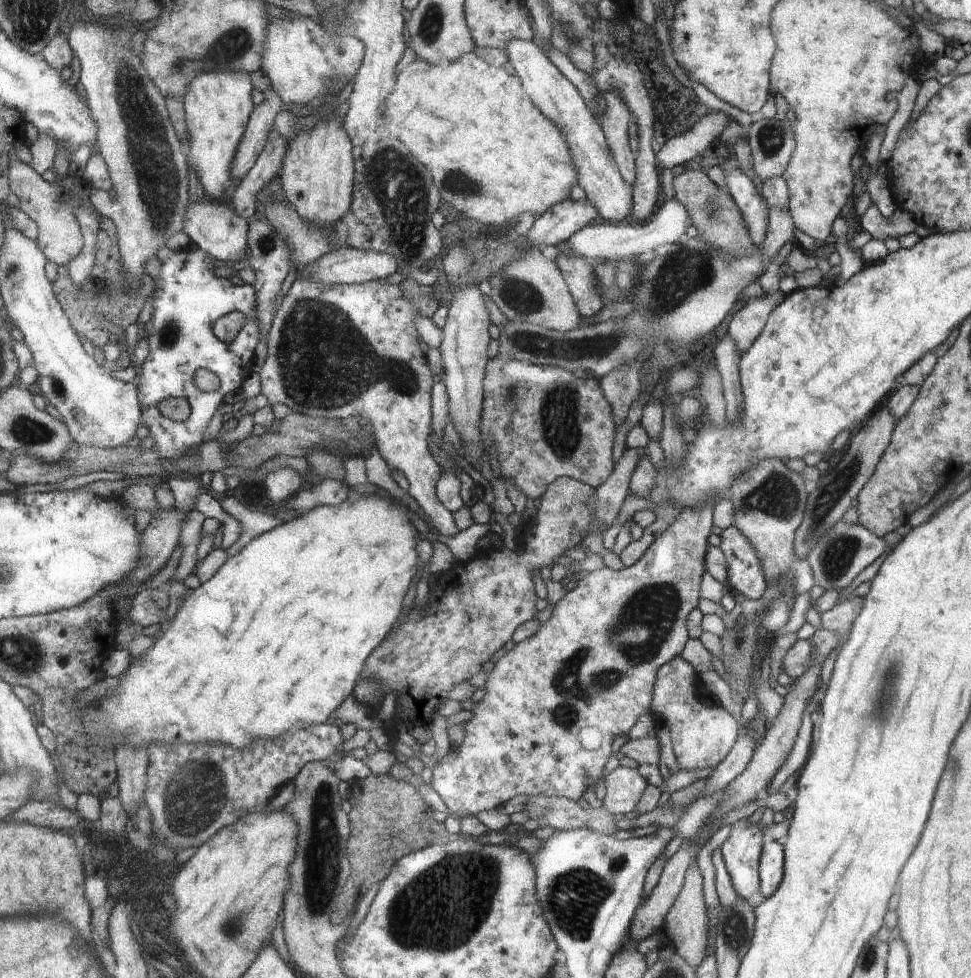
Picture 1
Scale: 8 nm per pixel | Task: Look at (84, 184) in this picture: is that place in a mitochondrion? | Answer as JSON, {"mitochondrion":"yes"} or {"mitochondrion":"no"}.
{"mitochondrion":"no"}

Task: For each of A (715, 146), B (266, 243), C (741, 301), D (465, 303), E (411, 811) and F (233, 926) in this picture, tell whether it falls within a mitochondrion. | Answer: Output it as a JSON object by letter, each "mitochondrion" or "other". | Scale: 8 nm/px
{"A":"other","B":"mitochondrion","C":"other","D":"other","E":"other","F":"mitochondrion"}

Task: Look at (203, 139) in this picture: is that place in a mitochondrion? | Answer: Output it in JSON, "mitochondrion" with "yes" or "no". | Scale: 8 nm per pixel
{"mitochondrion":"no"}

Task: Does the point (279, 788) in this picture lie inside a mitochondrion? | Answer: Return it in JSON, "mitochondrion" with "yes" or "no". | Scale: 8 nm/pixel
{"mitochondrion":"no"}

